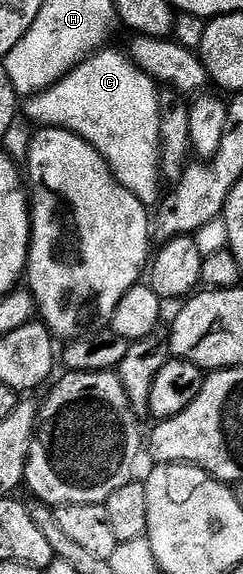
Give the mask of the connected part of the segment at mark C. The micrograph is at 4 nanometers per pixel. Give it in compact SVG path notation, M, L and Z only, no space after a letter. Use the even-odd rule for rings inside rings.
M112 48L104 49L102 52L96 52L90 58L86 58L84 62L80 62L71 73L66 74L60 82L56 82L50 89L43 91L38 96L31 96L25 102L25 114L32 118L36 123L34 124L39 128L54 128L56 130L68 130L77 136L81 136L81 140L85 140L93 149L103 157L107 162L108 168L111 169L111 175L117 179L123 187L129 192L133 192L133 196L137 196L137 200L141 200L143 205L151 208L160 201L161 193L159 194L159 182L161 183L160 175L160 144L159 137L161 136L161 128L159 127L159 112L158 112L158 96L159 91L156 83L149 77L144 70L140 70L135 65L134 61L126 53L118 54L117 51L111 50Z

